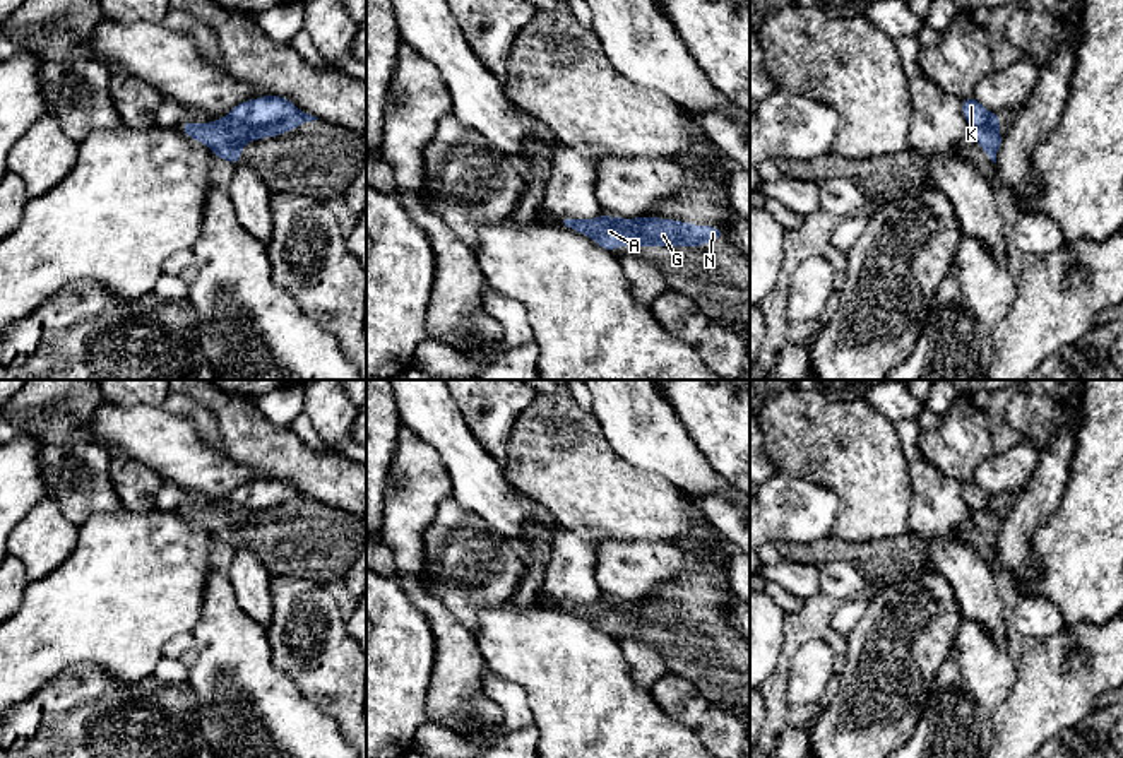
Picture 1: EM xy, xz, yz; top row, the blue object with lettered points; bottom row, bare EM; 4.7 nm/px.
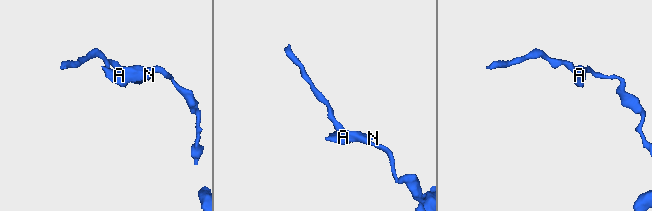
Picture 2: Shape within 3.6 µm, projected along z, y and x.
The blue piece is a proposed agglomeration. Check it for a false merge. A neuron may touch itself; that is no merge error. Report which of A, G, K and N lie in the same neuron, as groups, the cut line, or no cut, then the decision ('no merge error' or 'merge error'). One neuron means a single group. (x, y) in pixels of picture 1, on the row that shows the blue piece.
A G N / K | xy (298, 112), (262, 125), (240, 125), (225, 118) | merge error

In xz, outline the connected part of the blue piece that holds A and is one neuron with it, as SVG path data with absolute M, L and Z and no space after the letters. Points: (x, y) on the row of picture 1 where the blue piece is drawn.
M603 214L596 219L565 219L563 222L608 252L616 246L705 246L709 240L726 236L724 229L714 226L645 216L623 219Z

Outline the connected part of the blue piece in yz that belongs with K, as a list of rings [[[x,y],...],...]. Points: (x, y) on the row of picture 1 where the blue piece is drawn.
[[[966,98],[962,103],[962,115],[971,123],[971,127],[981,127],[988,116],[989,111],[974,98]]]

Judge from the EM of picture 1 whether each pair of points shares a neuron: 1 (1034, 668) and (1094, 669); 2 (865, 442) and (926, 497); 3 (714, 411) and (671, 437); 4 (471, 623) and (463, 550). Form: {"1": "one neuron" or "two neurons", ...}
{"1": "one neuron", "2": "two neurons", "3": "two neurons", "4": "one neuron"}

